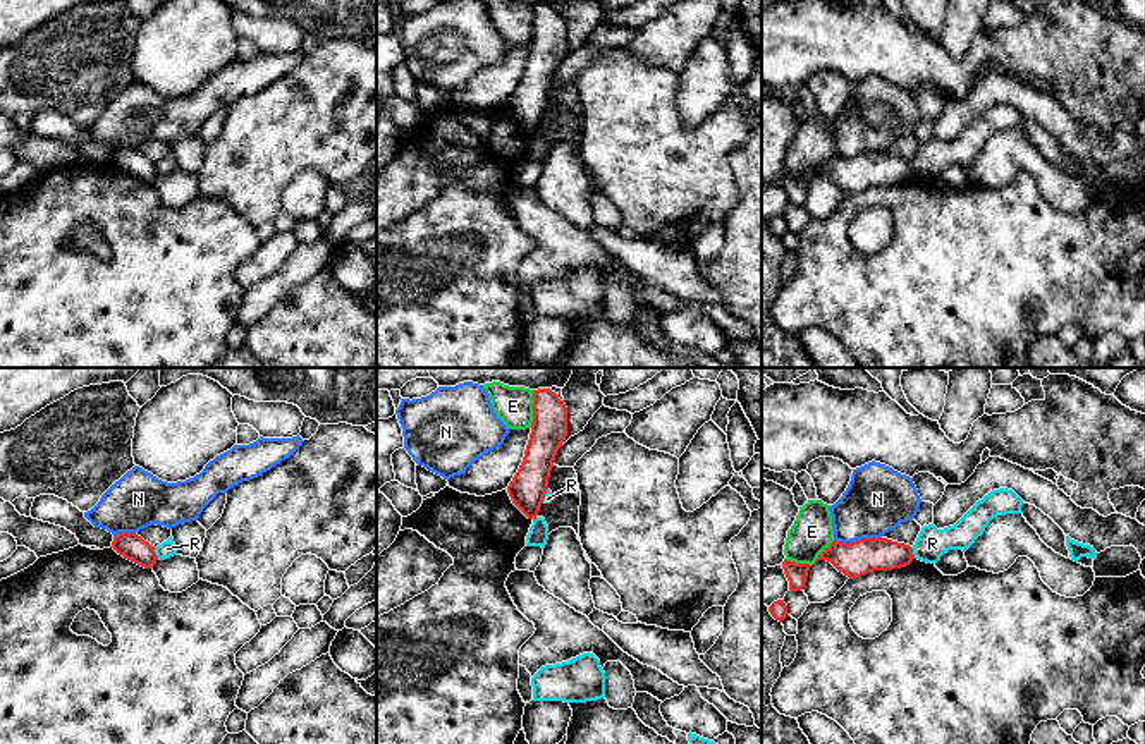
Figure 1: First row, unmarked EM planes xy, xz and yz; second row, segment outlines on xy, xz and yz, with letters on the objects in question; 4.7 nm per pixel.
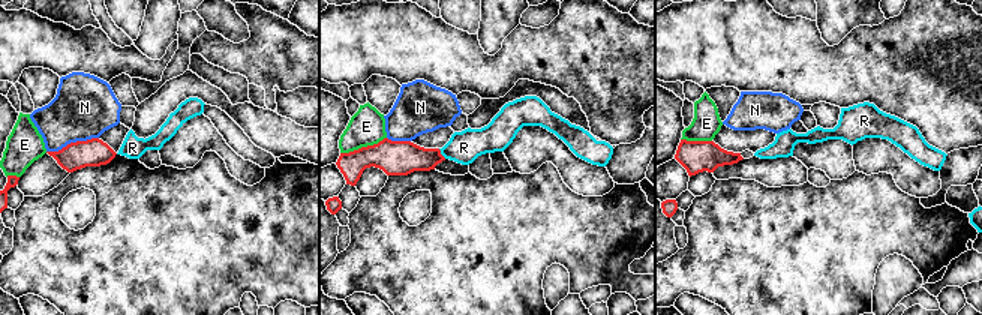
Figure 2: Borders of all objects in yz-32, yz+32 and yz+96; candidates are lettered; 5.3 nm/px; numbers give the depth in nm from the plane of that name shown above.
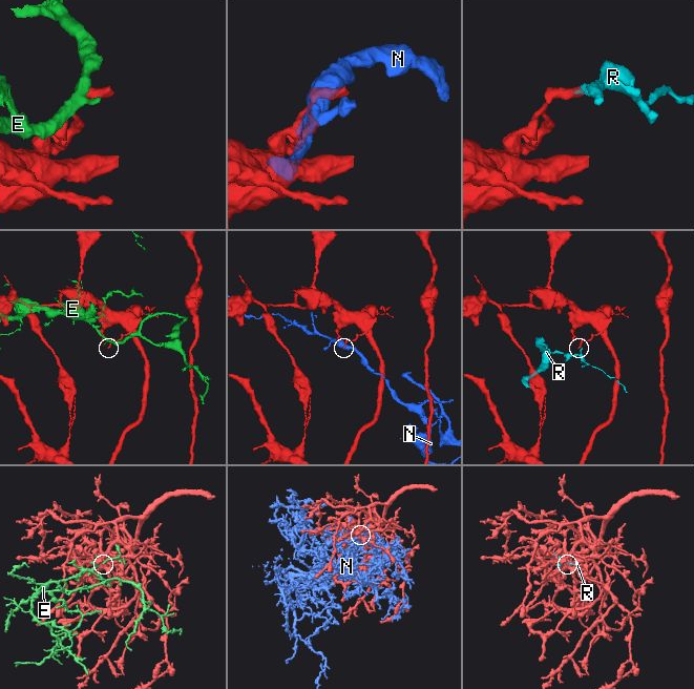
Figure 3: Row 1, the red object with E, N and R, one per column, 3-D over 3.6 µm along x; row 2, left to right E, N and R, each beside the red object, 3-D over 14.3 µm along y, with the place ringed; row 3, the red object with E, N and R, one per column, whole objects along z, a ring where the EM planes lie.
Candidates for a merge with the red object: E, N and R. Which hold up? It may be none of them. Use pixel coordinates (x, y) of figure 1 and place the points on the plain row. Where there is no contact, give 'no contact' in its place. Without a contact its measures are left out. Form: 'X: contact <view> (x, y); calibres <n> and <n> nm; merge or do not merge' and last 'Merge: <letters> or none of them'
E: contact xz (533, 24); calibres 170 and 180 nm; do not merge
N: contact yz (858, 155); calibres 160 and 300 nm; do not merge
R: contact xy (155, 169); calibres 120 and 80 nm; do not merge
Merge: none of them

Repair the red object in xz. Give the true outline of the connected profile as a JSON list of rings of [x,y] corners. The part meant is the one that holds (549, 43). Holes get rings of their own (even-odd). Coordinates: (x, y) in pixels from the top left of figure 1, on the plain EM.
[[[550,3],[533,5],[533,38],[523,77],[507,101],[512,119],[536,134],[557,65],[567,52],[567,22]]]

